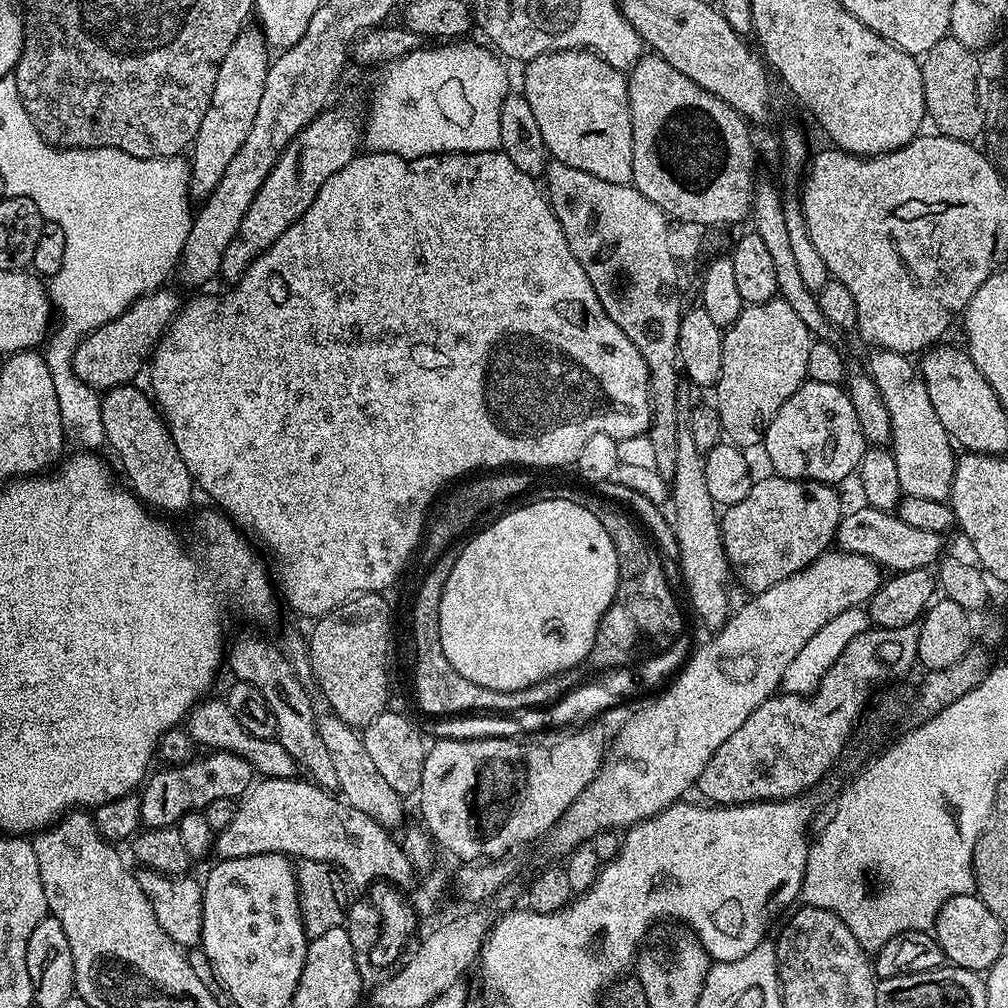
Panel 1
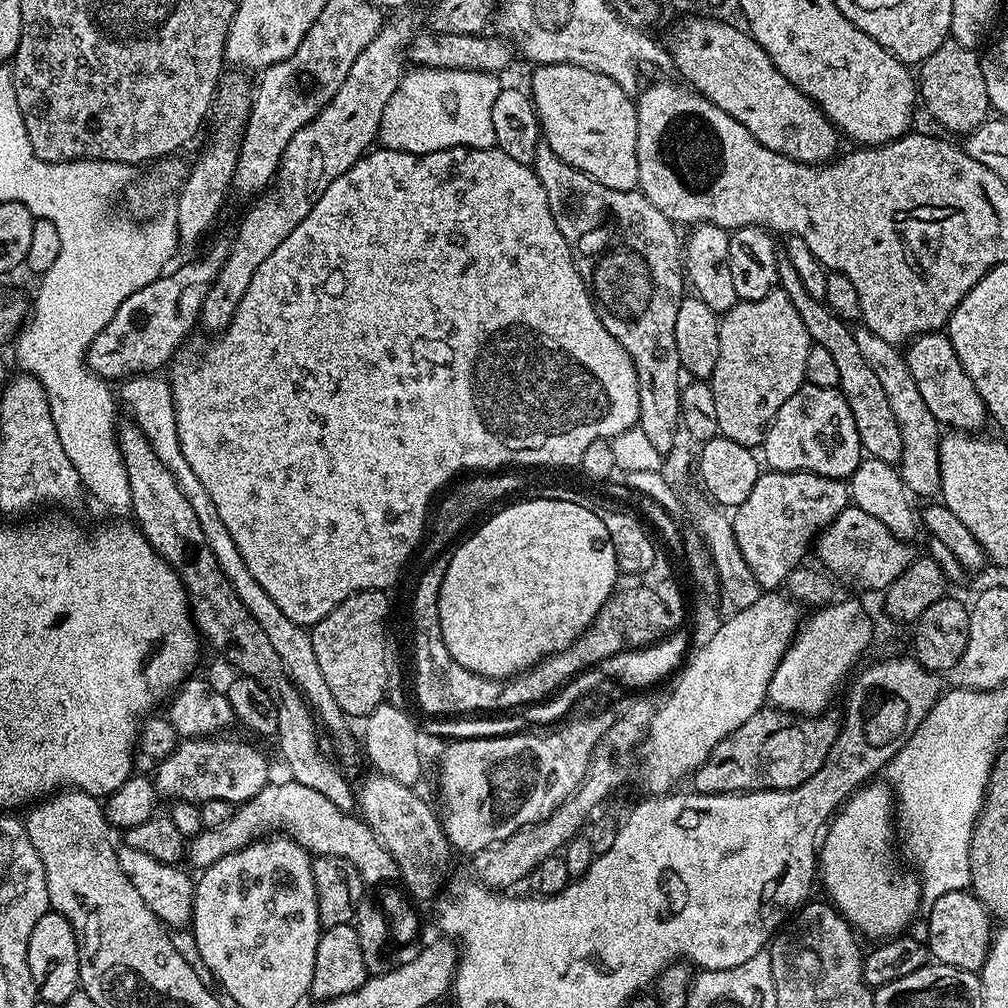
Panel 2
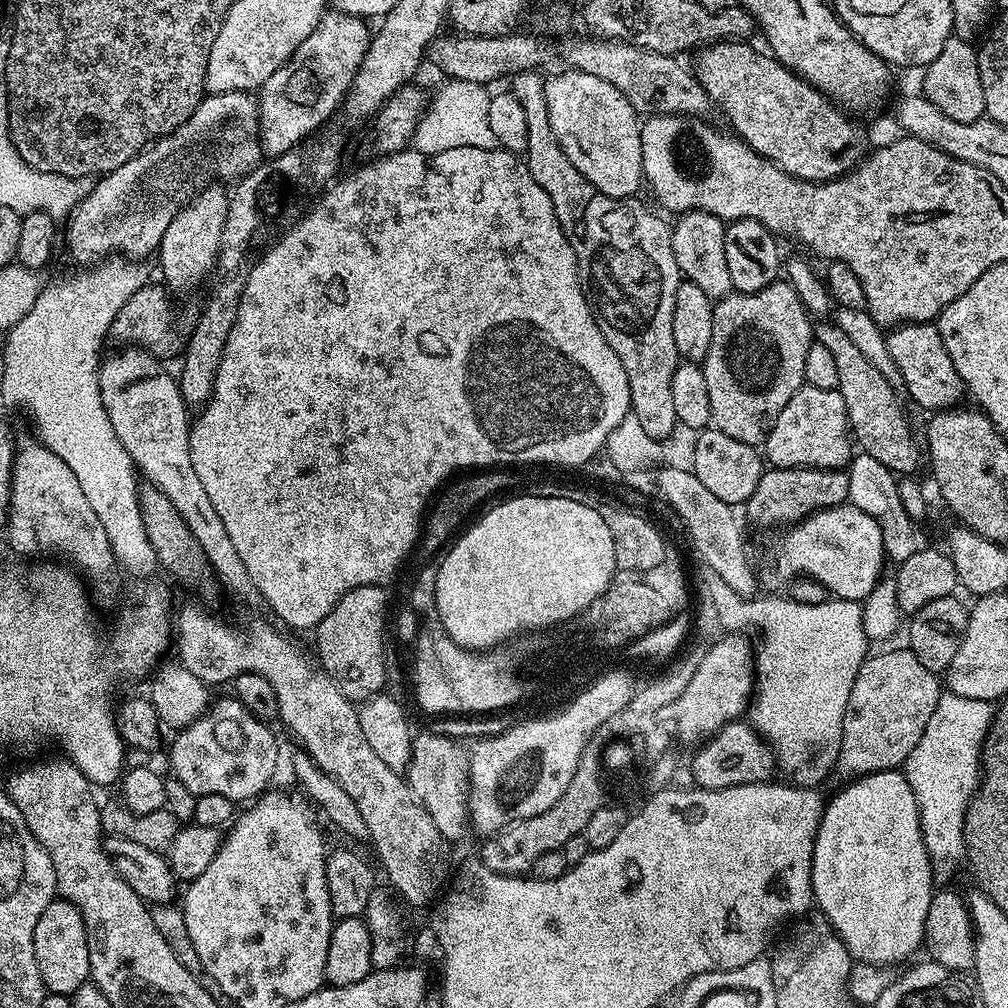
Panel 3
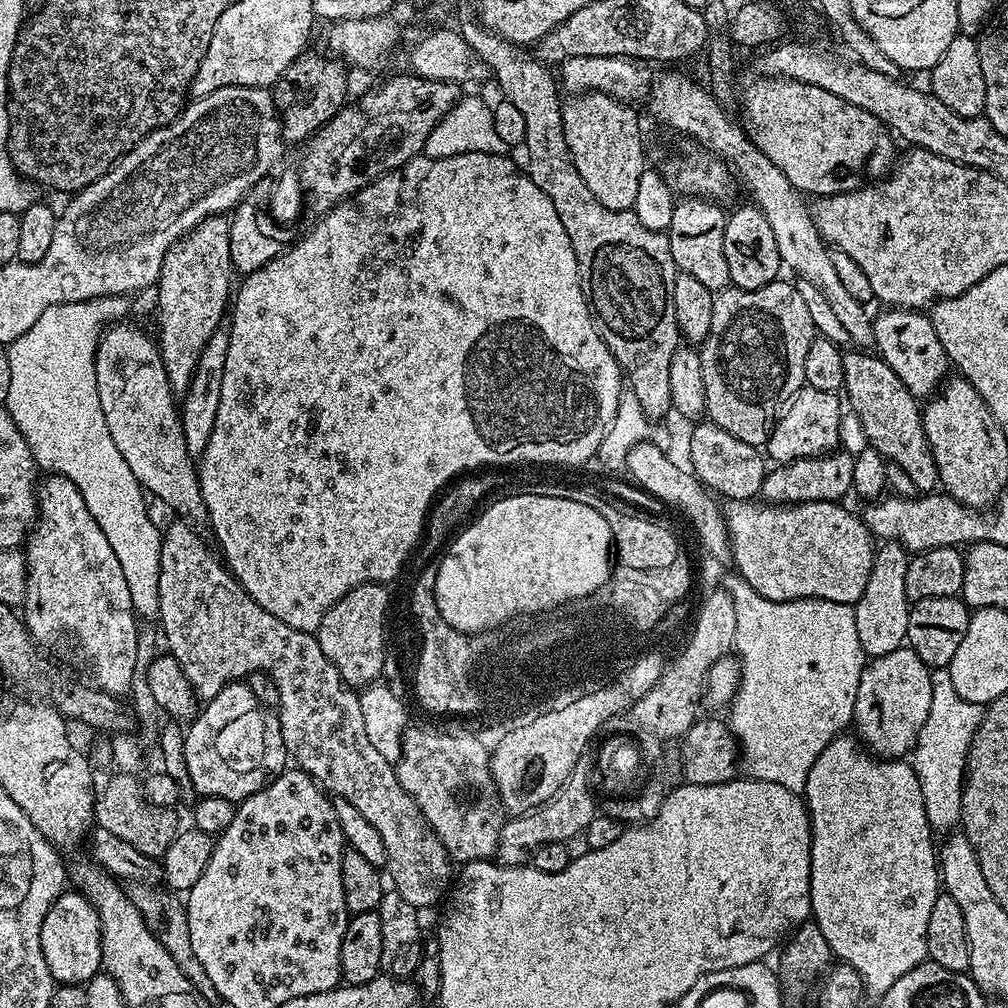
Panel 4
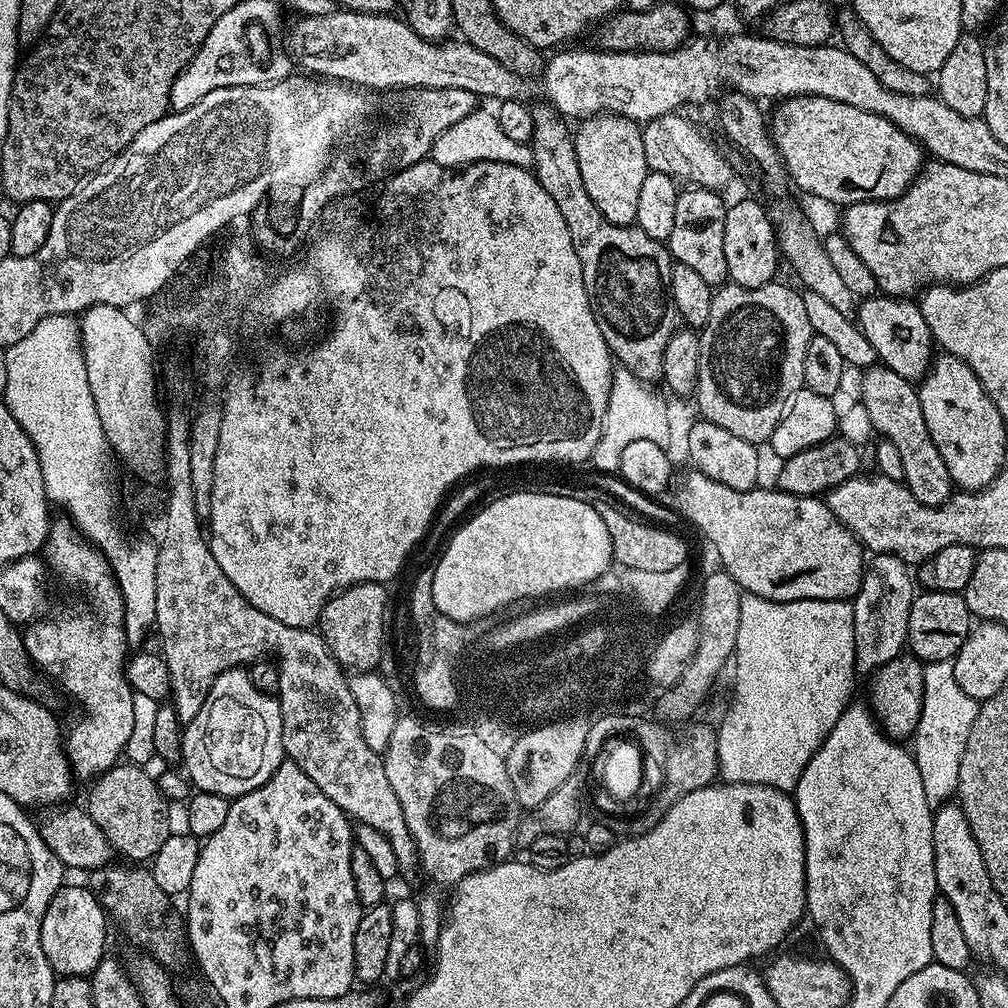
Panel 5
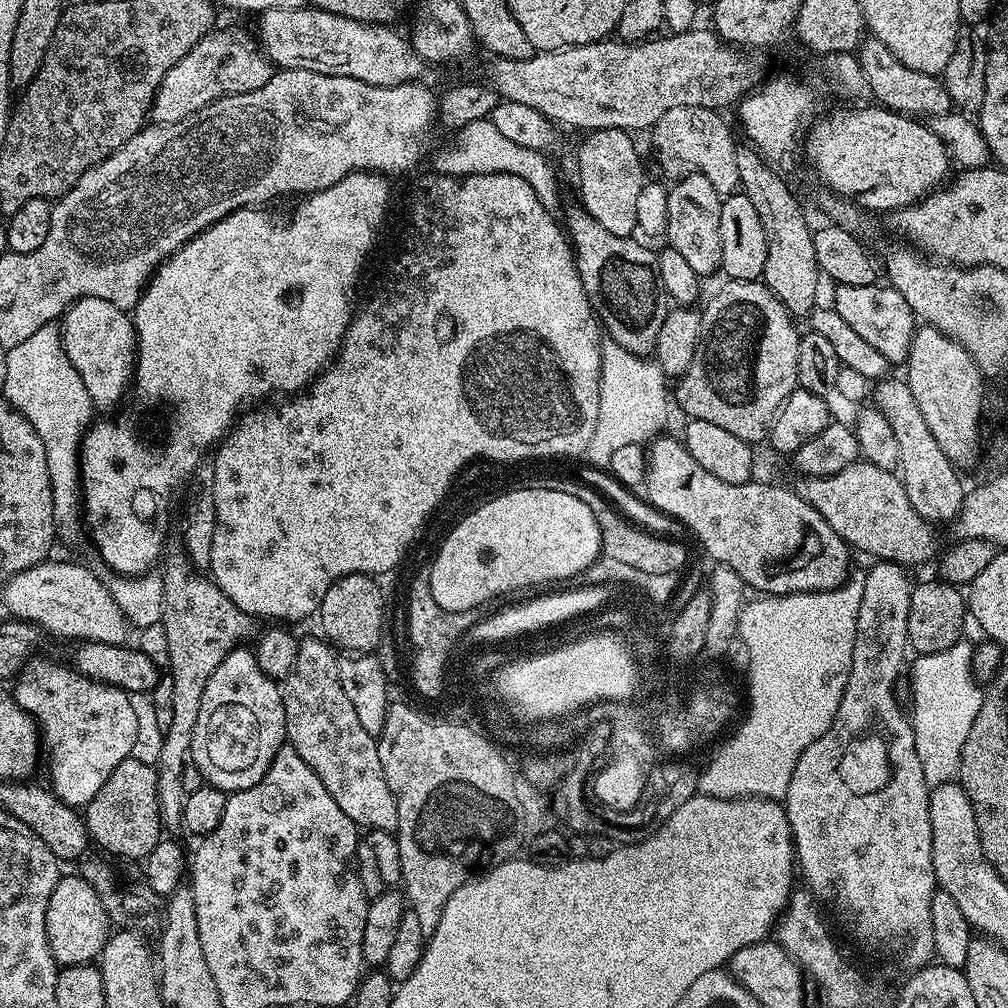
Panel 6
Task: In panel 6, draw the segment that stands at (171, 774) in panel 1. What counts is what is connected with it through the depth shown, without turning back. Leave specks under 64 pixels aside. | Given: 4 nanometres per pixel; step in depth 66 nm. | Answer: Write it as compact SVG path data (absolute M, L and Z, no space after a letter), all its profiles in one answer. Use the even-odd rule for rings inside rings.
M251 647L236 648L210 674L210 682L206 682L206 690L202 690L202 702L198 710L198 718L192 727L191 767L203 774L205 781L213 788L233 793L254 786L266 774L274 754L285 747L286 714L284 713L284 694L281 685L272 680L262 670L258 670L256 653Z

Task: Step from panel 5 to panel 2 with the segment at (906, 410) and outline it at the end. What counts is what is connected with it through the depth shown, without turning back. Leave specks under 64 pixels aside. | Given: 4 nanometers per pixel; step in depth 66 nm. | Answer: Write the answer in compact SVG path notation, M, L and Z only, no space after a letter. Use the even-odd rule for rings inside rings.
M787 254L778 255L778 278L779 291L784 292L790 302L794 302L794 310L798 310L798 318L802 318L812 343L822 346L822 350L827 350L838 365L839 390L846 398L846 406L850 406L850 414L854 414L854 426L858 426L861 449L869 457L899 465L902 458L902 434L898 430L894 410L890 410L886 390L882 390L874 370L866 366L866 361L858 350L858 342L854 342L853 329L845 321L839 320L823 300L815 300L810 290L802 286L802 278L798 278L798 270L794 270Z

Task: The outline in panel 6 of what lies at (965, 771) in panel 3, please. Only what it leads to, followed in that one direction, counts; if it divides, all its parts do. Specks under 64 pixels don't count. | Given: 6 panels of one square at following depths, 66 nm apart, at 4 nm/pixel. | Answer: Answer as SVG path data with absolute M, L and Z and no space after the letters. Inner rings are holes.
M962 638L954 646L950 646L946 650L938 650L937 652L926 652L917 655L916 661L911 661L910 672L912 668L912 712L910 708L910 719L912 722L912 729L914 730L914 742L918 750L918 762L922 762L922 774L926 774L926 782L929 786L938 784L947 784L959 773L960 770L960 755L962 754L962 746L966 742L966 734L970 734L970 726L974 726L974 718L978 718L978 710L982 710L982 702L984 701L985 689L979 688L977 677L972 671L972 653L974 651L973 645L967 644L967 639Z

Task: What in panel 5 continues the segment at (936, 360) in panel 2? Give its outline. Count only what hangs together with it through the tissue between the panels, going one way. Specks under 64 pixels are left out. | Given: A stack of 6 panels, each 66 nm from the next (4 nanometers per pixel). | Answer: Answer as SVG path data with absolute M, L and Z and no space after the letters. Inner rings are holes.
M883 294L861 299L854 320L866 342L874 346L879 363L894 370L894 374L902 374L902 378L907 380L923 380L934 359L934 341L930 326L926 326L926 318L922 318L922 310L915 299Z

